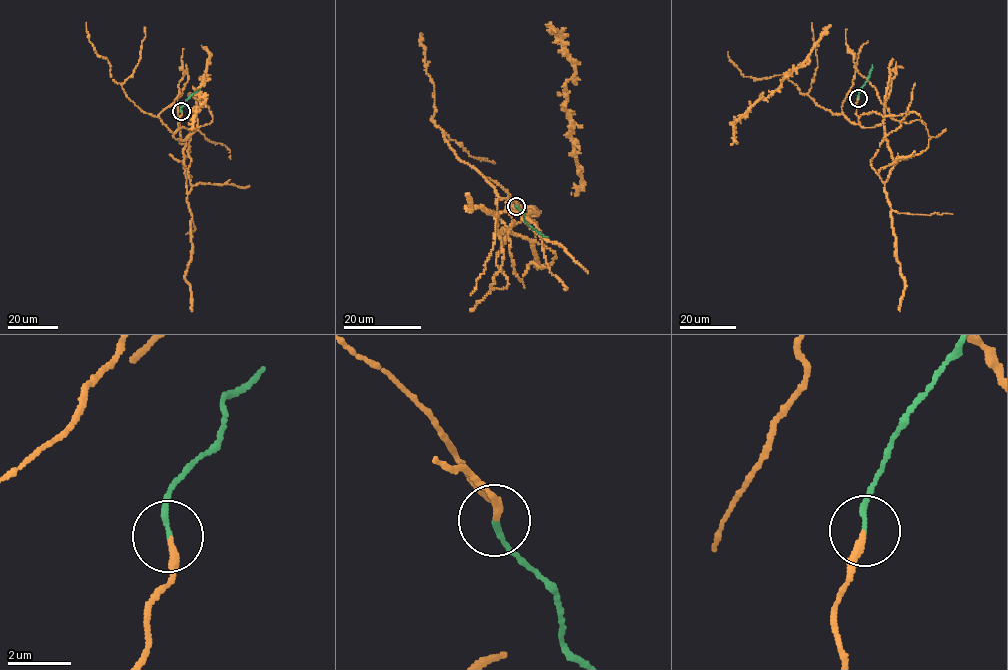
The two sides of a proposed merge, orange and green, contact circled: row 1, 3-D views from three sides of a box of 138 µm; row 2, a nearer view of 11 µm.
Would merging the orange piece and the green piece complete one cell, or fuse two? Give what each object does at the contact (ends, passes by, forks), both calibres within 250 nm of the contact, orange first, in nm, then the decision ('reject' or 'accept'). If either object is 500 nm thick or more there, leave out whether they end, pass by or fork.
orange ends | green ends | 220/170 nm | accept

